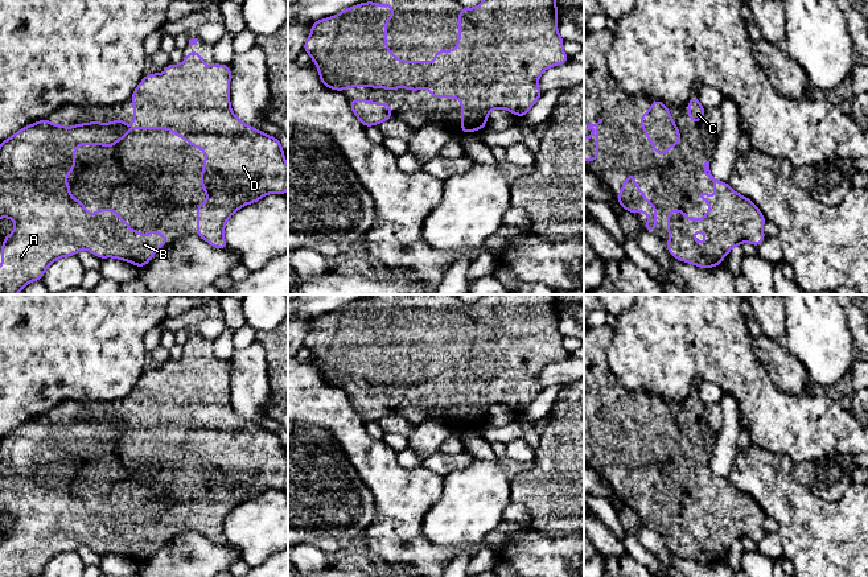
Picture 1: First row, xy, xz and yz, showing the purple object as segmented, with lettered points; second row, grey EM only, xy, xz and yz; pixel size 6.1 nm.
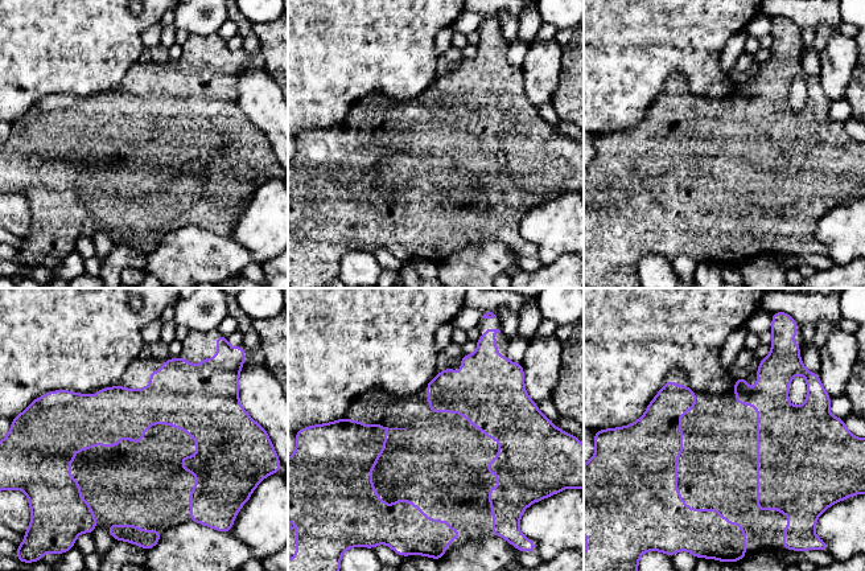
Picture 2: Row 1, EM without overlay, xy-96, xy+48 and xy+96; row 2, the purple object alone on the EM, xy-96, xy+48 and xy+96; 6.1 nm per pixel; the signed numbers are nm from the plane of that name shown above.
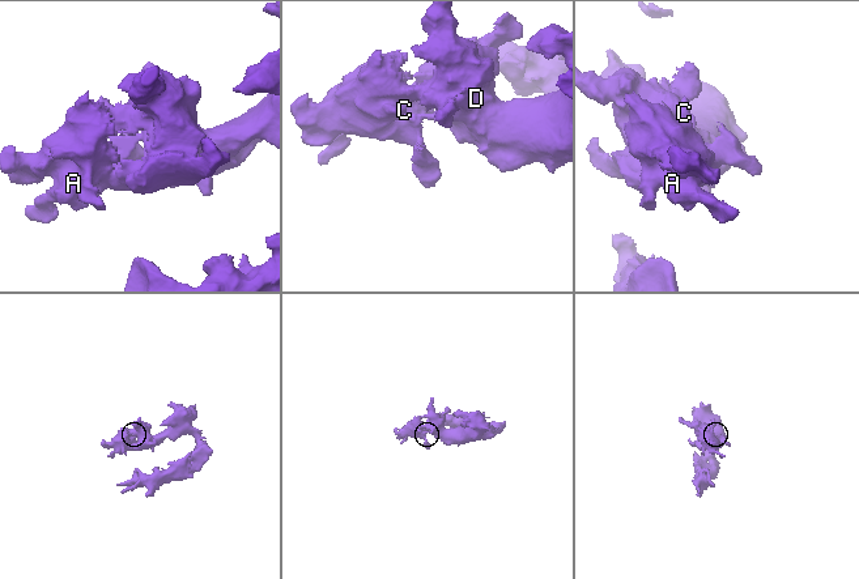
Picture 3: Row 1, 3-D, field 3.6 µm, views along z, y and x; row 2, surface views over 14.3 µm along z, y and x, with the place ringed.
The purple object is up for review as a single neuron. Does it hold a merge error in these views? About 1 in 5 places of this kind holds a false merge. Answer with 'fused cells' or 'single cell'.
single cell

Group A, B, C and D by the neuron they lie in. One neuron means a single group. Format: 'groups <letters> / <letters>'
groups A B C D

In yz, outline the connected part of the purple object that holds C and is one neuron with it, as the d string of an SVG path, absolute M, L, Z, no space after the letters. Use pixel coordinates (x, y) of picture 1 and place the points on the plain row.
M698 392L688 396L688 417L704 417L705 405Z

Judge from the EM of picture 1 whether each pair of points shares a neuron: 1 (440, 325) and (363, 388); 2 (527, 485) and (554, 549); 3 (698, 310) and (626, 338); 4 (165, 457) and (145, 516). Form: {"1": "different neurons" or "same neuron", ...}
{"1": "same neuron", "2": "different neurons", "3": "same neuron", "4": "same neuron"}

